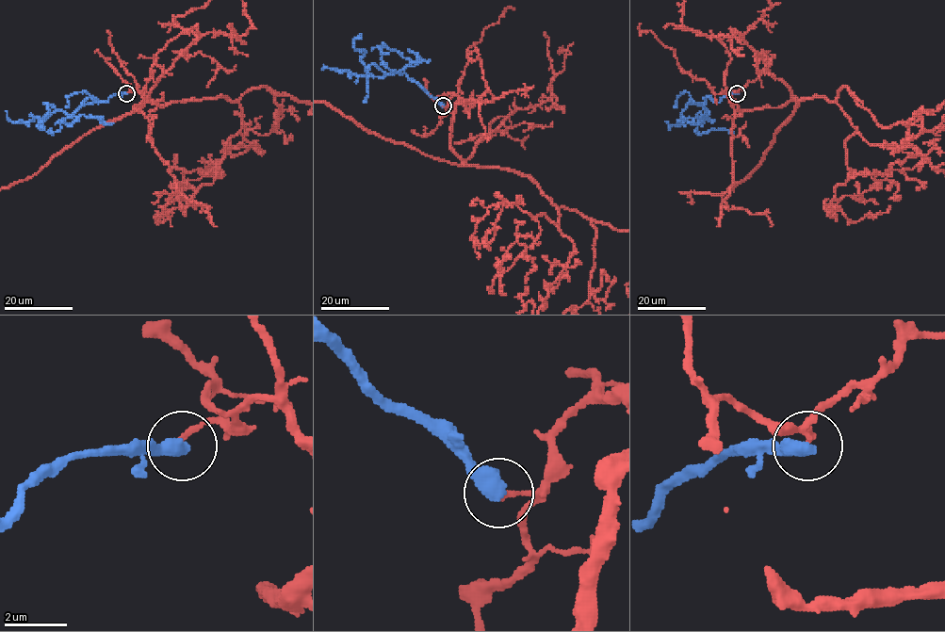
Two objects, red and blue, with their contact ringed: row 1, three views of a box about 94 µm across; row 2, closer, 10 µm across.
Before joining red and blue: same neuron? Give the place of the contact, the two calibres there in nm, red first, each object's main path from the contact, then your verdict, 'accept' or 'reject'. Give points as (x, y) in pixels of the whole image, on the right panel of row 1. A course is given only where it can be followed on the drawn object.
place (737, 93); calibres 160 and 550 nm; course blue (738, 93), (720, 102), (705, 99), (706, 115), (701, 105), (691, 103), (677, 124), (670, 128), (664, 121); reject

